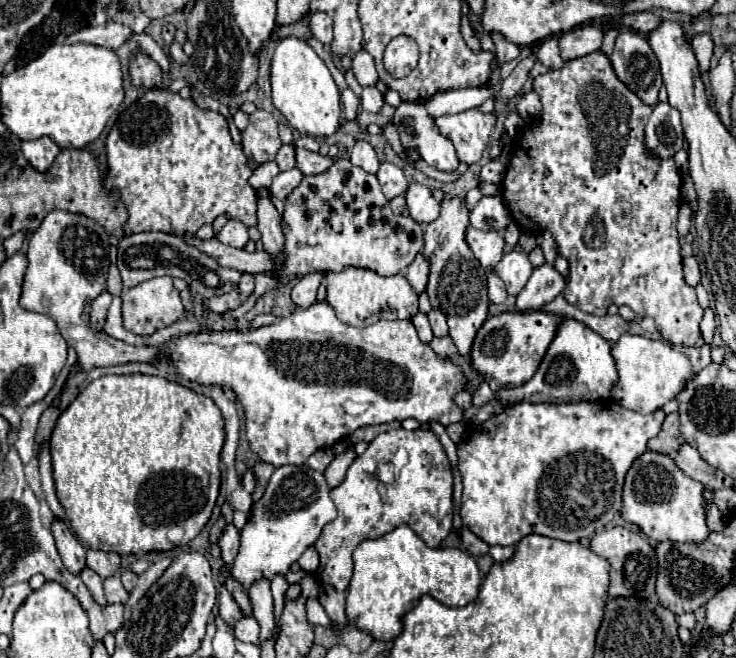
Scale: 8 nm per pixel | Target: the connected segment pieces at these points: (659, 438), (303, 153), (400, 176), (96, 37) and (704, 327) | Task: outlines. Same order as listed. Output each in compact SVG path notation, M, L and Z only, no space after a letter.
M673 412L673 414L667 414L667 418L661 426L661 432L649 440L647 448L653 452L659 452L659 454L673 456L673 452L677 452L677 448L681 444L685 444L685 440L679 432L679 414Z
M293 146L293 148L295 148L295 166L303 174L321 174L333 164L333 160L321 156L319 152L309 152L309 150L297 148L297 146Z
M383 162L379 166L379 172L377 172L377 178L379 178L379 184L383 188L383 194L387 200L393 200L395 196L403 194L409 186L405 174L401 172L401 168L397 168L395 164L389 164L389 162Z
M107 22L103 26L87 26L87 28L81 28L73 34L69 34L63 42L65 44L77 44L77 42L83 42L83 44L95 44L95 46L103 46L103 48L119 48L123 42L129 40L133 32L119 24L119 22Z
M711 308L705 310L705 318L701 322L701 332L703 332L703 340L705 342L713 342L713 334L715 334L715 314Z

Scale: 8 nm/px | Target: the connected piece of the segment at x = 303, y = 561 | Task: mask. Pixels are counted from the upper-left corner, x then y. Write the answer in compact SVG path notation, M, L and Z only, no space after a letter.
M309 546L309 548L301 554L301 558L299 558L297 562L299 562L299 566L301 566L305 572L315 572L315 570L317 570L317 566L319 566L317 550L315 550L313 546Z

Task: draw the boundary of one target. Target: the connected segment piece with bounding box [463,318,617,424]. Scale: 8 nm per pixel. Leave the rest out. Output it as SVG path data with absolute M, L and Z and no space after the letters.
M565 318L559 322L555 338L551 340L535 376L517 388L507 388L495 394L491 402L487 402L481 408L471 406L465 412L467 424L479 424L481 420L487 420L493 416L493 412L501 412L501 408L529 400L529 402L581 402L581 400L607 400L613 384L617 382L617 366L611 358L611 344L601 338L597 332L593 332L589 326L585 326L579 320Z

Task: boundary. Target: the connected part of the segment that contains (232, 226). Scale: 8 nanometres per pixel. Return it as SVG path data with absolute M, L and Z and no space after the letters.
M235 218L227 220L227 224L219 230L217 234L217 240L223 242L223 244L229 244L233 248L243 248L249 240L249 234L247 234L247 226Z

